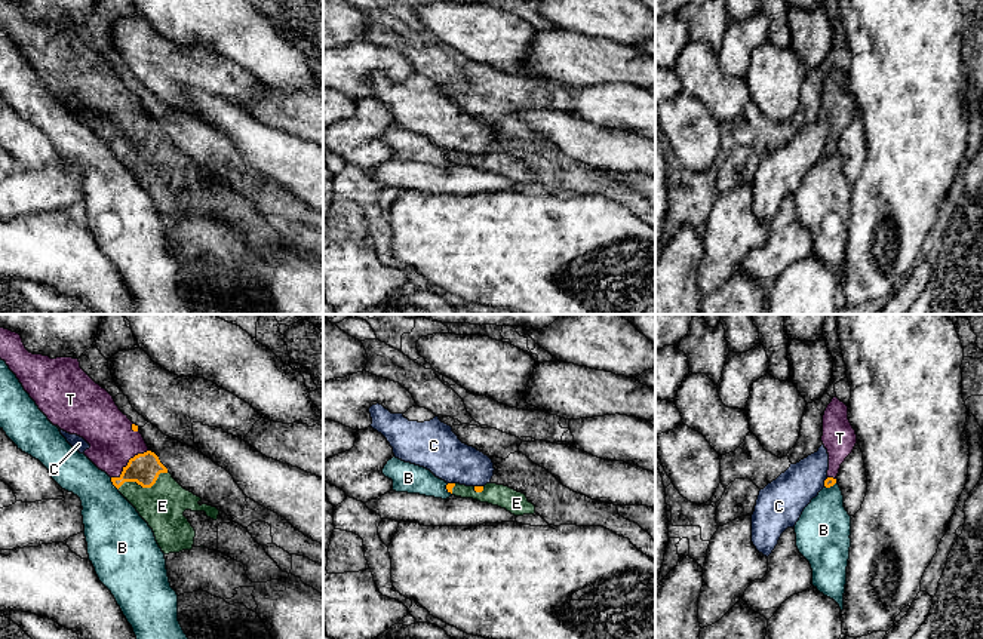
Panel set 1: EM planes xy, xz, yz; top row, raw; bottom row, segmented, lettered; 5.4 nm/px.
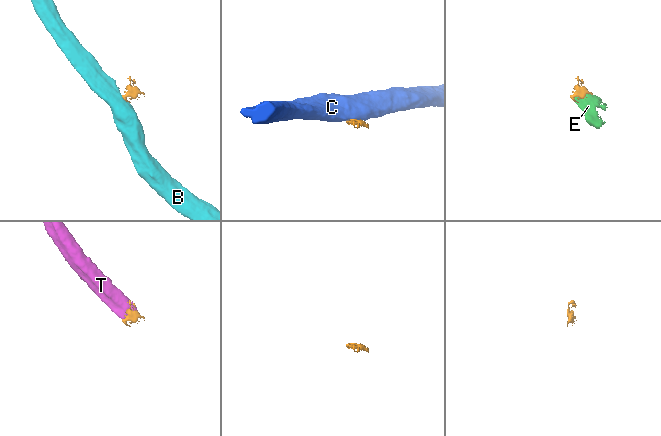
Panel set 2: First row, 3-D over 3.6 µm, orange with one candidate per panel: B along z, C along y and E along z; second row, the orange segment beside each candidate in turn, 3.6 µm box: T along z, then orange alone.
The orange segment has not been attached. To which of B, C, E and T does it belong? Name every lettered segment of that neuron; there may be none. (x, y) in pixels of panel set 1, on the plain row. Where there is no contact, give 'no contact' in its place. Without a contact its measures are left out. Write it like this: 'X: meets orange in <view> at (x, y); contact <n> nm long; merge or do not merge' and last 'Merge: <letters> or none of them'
B: meets orange in xy at (113, 151); contact 80 nm long; do not merge
C: meets orange in xz at (479, 154); contact 50 nm long; do not merge
E: meets orange in xy at (144, 154); contact 300 nm long; merge
T: meets orange in xy at (129, 129); contact 260 nm long; merge
Merge: E, T

